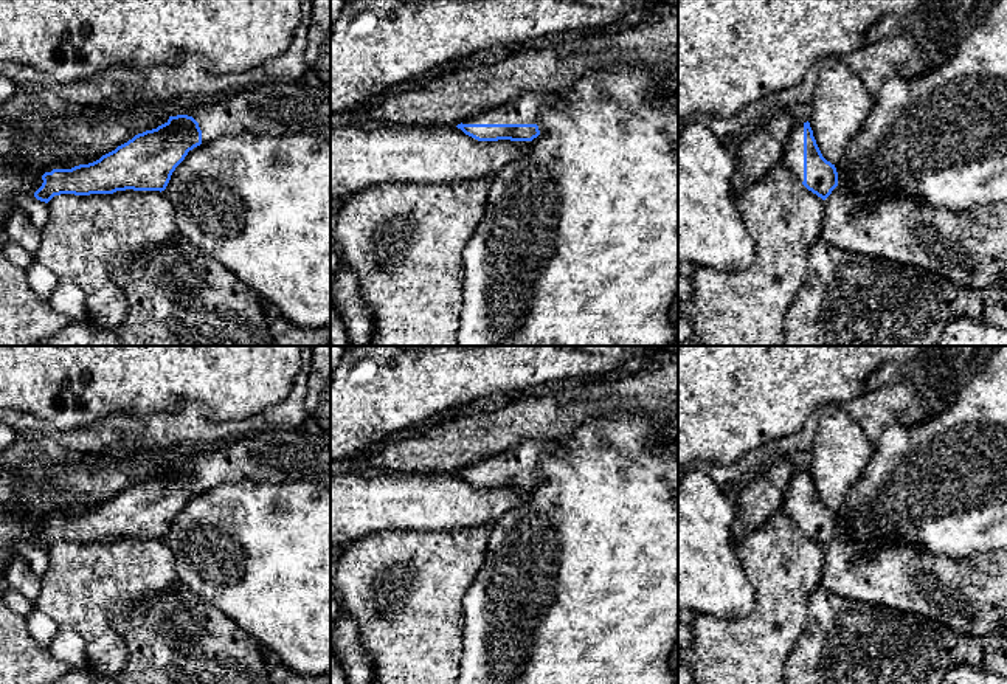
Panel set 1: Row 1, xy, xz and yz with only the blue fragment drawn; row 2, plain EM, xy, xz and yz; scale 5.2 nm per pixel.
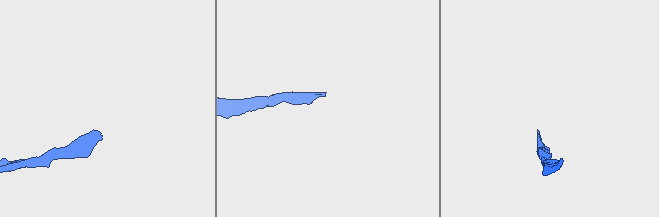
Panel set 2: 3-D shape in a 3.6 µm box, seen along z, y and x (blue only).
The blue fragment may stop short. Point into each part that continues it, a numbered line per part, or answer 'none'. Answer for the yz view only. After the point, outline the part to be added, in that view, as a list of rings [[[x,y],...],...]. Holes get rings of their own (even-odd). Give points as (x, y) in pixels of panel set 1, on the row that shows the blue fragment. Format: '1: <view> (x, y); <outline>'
1: yz (793, 154); [[[798,123],[784,149],[782,164],[802,183],[804,181],[804,124]]]

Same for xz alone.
1: xz (526, 109); [[[524,93],[495,110],[472,116],[462,124],[538,124],[546,110],[562,107],[563,102],[555,95]]]

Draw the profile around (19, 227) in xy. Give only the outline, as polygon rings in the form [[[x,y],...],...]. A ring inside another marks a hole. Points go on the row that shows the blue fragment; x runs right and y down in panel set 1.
[[[16,209],[5,223],[9,240],[22,245],[33,256],[40,248],[42,231],[34,226],[31,217],[23,209]]]

